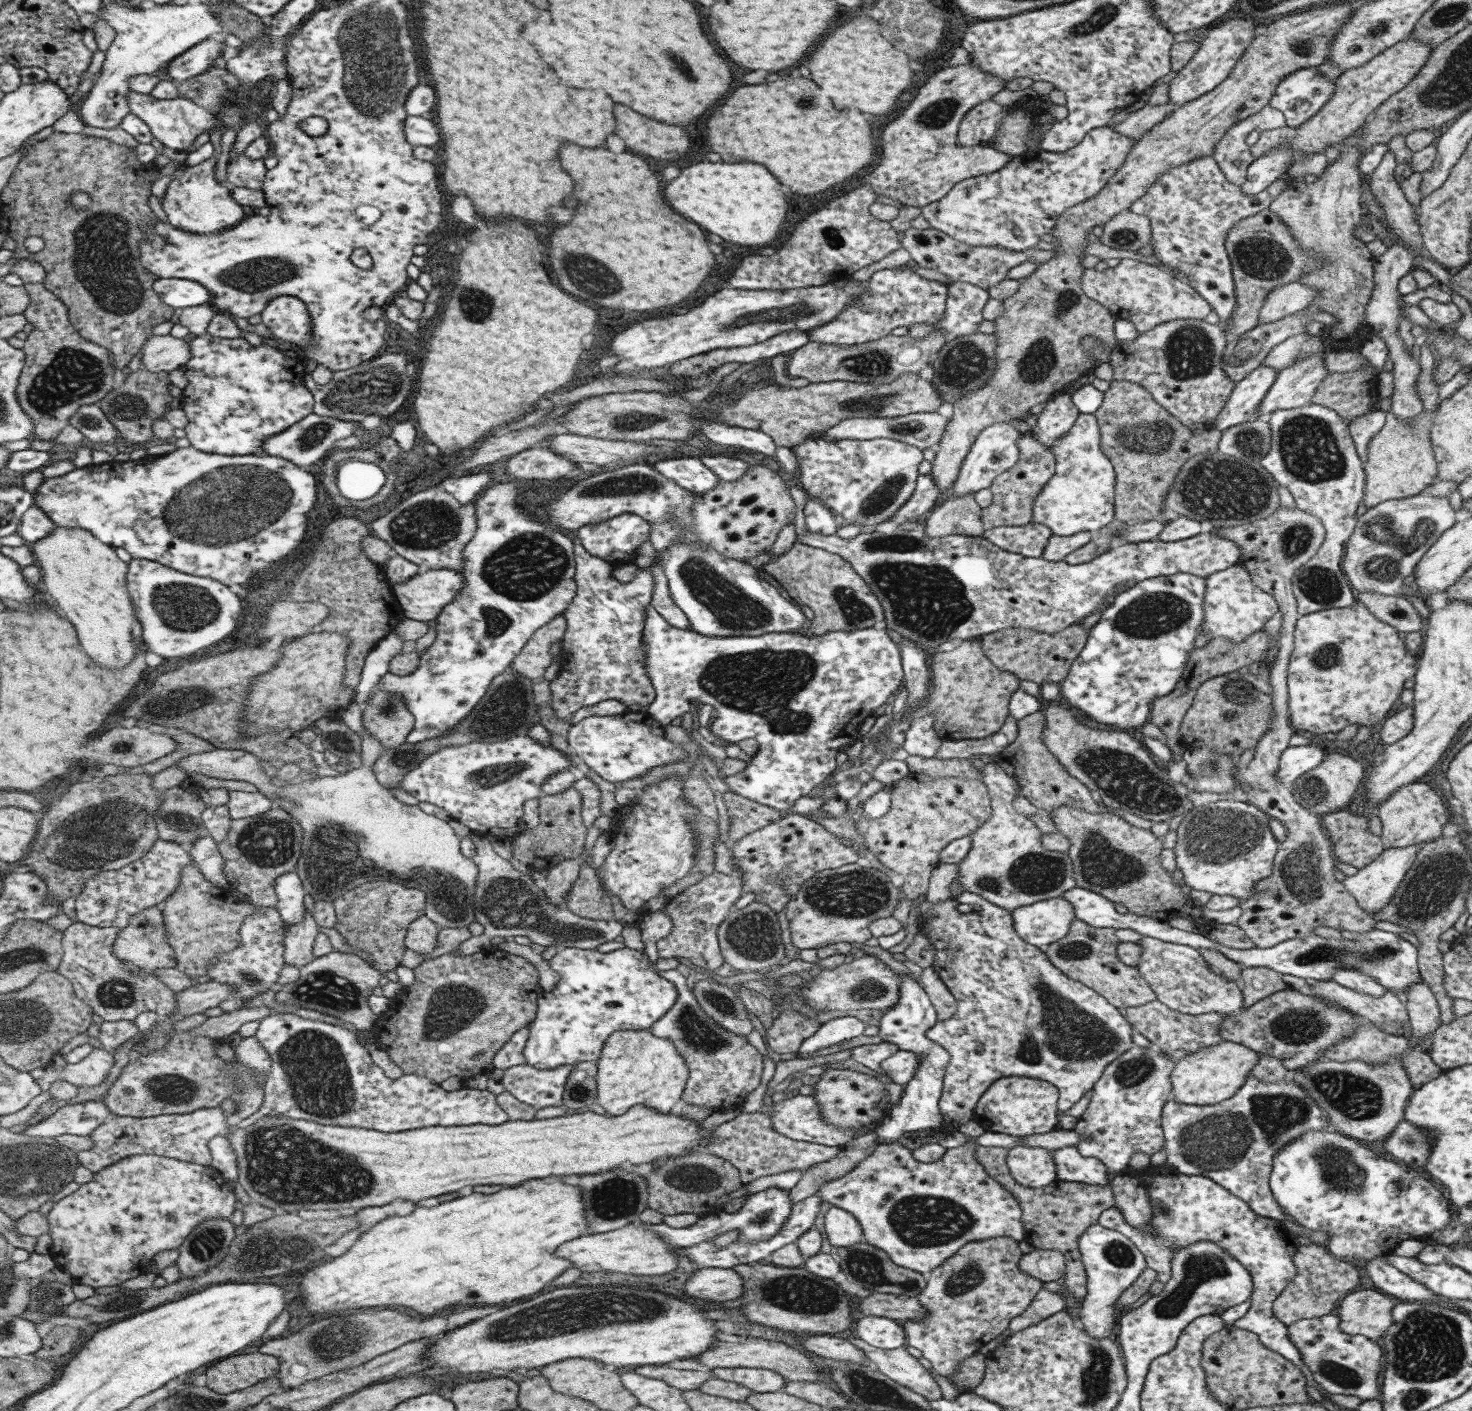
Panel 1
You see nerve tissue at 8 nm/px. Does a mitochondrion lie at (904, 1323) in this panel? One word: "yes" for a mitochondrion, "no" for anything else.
no

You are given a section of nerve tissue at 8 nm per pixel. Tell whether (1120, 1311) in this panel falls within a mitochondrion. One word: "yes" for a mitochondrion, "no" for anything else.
no

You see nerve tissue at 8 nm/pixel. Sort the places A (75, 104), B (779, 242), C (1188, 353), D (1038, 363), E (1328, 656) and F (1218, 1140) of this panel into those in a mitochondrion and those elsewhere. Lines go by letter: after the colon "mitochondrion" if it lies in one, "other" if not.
A: other
B: other
C: mitochondrion
D: mitochondrion
E: mitochondrion
F: mitochondrion

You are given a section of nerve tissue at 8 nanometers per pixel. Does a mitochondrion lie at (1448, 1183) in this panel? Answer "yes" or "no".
no

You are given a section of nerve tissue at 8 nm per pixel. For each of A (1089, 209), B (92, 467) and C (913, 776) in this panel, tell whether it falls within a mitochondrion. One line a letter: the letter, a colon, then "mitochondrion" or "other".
A: other
B: other
C: other

